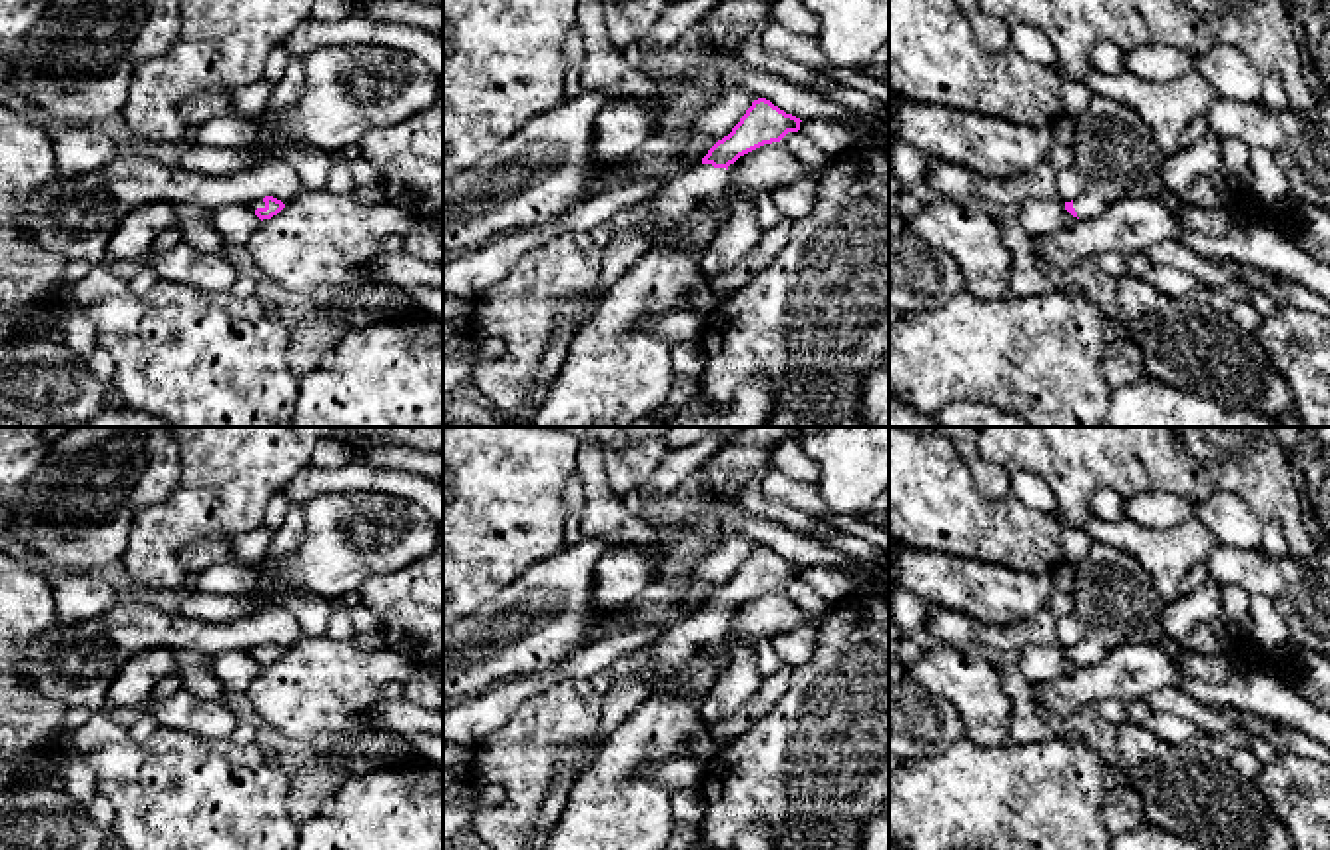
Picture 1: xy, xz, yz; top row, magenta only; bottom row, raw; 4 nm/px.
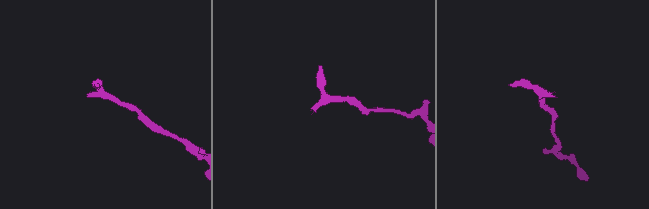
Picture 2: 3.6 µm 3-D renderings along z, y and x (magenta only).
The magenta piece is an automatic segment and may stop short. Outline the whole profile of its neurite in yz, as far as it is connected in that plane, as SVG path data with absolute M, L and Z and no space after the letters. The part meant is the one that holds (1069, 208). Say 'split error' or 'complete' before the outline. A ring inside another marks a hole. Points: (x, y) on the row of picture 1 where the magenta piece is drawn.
split error | M1093 94L1073 120L1071 148L1085 184L1079 198L1065 202L1073 217L1093 219L1125 198L1161 194L1166 156L1137 110Z

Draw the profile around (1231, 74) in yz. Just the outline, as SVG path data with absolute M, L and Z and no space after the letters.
M1216 44L1196 58L1194 70L1212 86L1218 98L1258 102L1262 92L1260 70L1234 46Z

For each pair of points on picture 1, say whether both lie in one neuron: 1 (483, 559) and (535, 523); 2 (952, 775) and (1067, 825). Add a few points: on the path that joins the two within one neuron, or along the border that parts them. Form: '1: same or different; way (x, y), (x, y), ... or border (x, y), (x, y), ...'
1: same; way (497, 545), (521, 523)
2: same; way (980, 797), (1039, 805)

